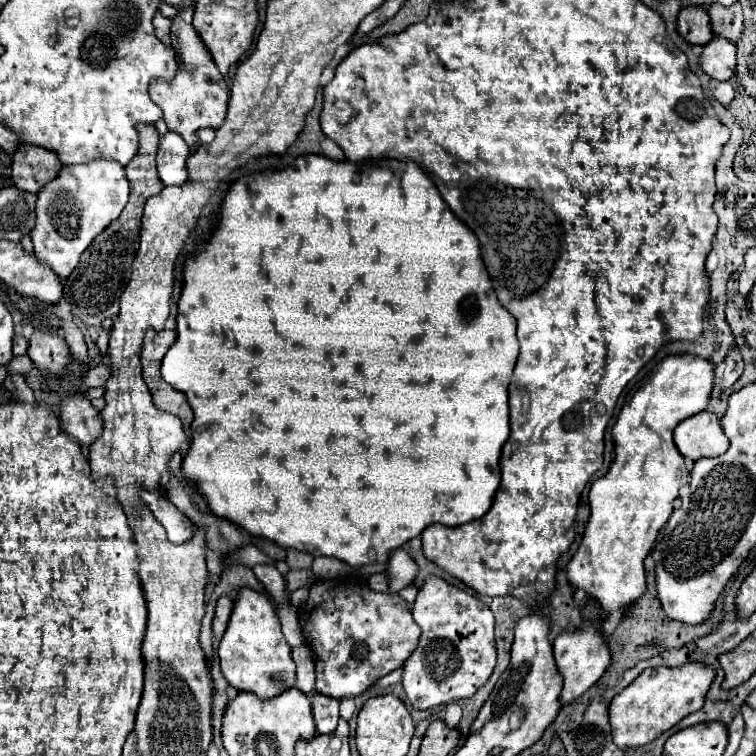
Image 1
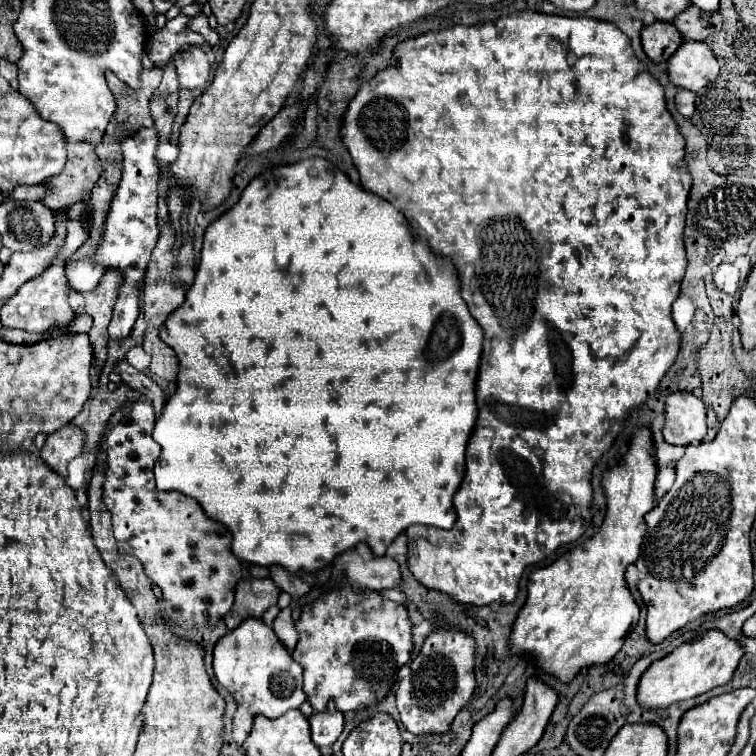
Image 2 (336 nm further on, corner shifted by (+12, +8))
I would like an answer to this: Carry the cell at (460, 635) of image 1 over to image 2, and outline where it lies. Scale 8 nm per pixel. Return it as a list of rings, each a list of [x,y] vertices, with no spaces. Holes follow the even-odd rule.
[[[440,628],[430,634],[420,654],[410,662],[414,672],[410,682],[402,682],[396,690],[396,704],[400,710],[400,722],[416,736],[444,734],[450,730],[456,714],[472,698],[474,680],[474,646],[476,642],[464,632],[454,628]]]

